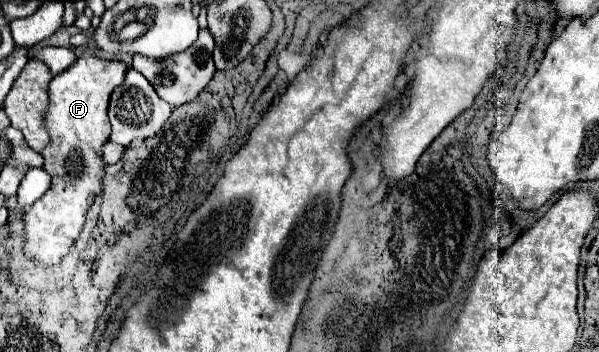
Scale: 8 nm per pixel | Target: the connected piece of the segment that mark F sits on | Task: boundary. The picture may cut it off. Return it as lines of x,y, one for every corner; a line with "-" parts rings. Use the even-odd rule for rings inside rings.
86,52
50,82
50,108
46,122
52,142
46,150
42,150
42,156
46,160
44,168
52,176
52,186
24,214
26,256
44,264
58,264
78,238
84,226
86,210
102,192
104,162
100,154
110,136
110,122
106,114
108,98
112,90
124,82
126,72
128,66
122,60
104,60

